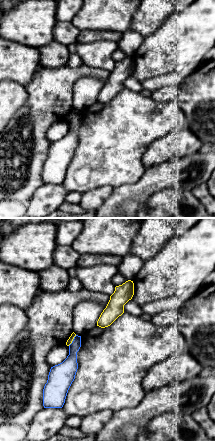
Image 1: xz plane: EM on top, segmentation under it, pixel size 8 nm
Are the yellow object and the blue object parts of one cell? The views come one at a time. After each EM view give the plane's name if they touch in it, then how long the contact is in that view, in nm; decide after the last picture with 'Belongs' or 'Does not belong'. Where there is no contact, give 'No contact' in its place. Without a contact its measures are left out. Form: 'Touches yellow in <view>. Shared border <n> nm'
Touches yellow in xz. Shared border 110 nm

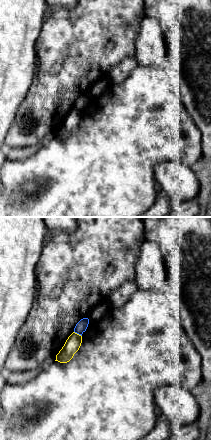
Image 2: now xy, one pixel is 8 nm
Touches yellow in xy. Shared border 80 nm

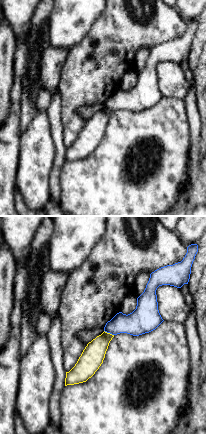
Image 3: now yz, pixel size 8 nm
Touches yellow in yz. Shared border 90 nm

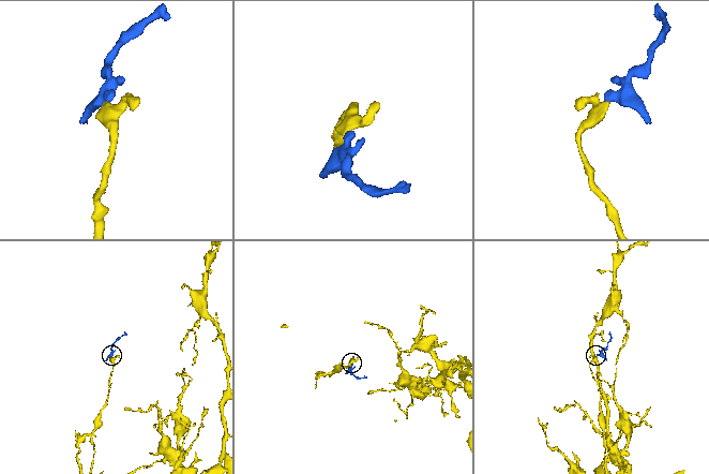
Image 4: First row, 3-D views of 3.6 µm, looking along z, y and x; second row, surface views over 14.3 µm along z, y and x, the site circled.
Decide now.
Does not belong

